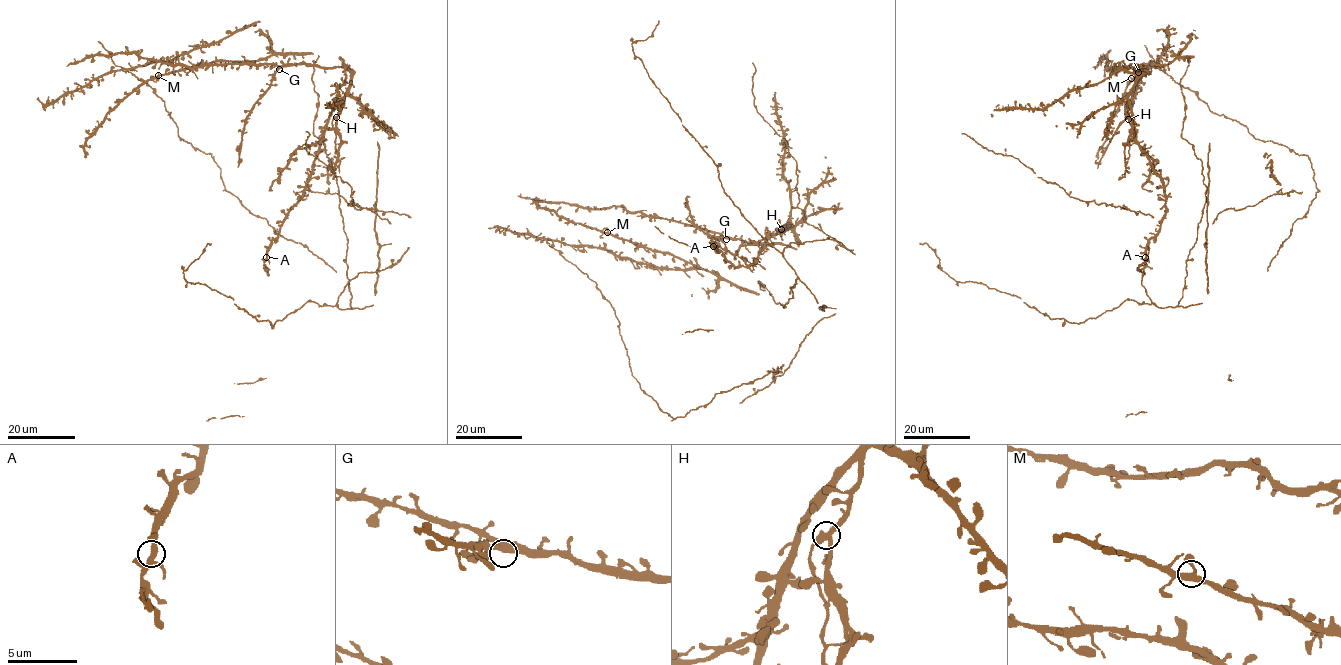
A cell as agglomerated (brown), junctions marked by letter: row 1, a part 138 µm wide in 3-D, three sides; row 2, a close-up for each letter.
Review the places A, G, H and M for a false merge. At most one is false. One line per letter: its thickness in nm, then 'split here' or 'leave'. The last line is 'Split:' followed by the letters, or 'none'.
A: calibre 340 nm; leave
G: calibre 360 nm; leave
H: calibre 360 nm; split here
M: calibre 360 nm; leave
Split: H

